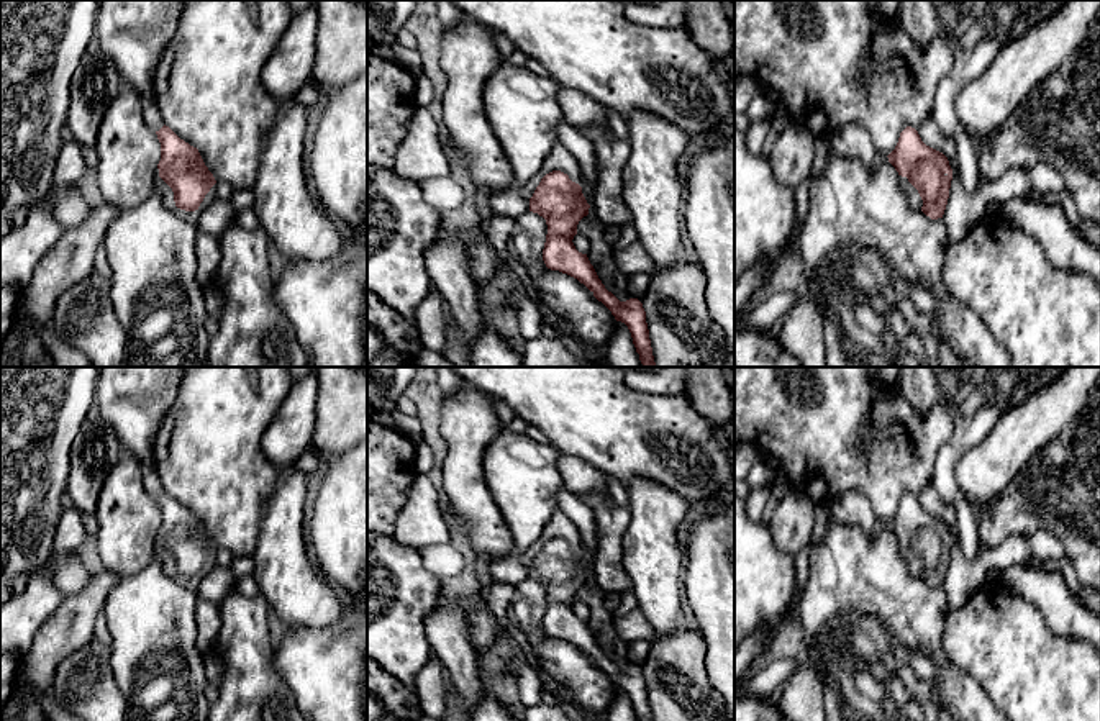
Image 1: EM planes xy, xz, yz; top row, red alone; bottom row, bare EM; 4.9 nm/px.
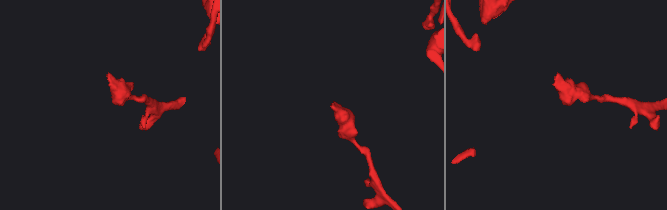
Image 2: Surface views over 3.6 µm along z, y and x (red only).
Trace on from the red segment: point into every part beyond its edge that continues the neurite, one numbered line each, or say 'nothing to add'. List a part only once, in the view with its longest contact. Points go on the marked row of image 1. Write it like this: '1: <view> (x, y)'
1: xy (166, 192)

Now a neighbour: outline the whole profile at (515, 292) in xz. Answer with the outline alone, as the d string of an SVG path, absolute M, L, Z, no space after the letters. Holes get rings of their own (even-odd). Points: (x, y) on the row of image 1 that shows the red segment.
M498 270L487 283L487 288L493 288L497 292L502 292L507 298L507 303L520 315L520 308L523 303L523 298L531 295L531 290L525 282L515 282L508 275L505 275L502 270Z

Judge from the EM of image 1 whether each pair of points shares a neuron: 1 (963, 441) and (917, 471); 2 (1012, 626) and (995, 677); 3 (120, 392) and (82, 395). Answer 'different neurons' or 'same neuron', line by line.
1: different neurons
2: same neuron
3: different neurons

